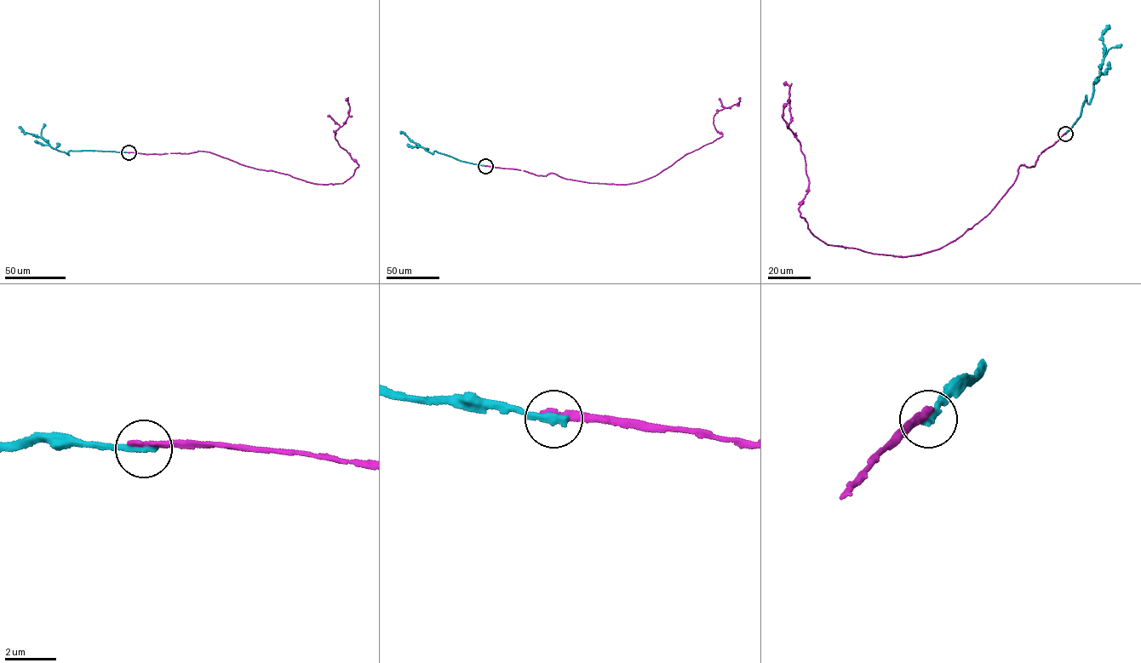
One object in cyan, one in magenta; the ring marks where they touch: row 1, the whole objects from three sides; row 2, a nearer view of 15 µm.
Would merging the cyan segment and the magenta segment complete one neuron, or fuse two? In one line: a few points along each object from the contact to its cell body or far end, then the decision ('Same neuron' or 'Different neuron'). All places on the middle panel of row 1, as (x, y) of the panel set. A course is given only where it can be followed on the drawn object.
Course of cyan: (485, 166), (461, 161), (434, 151), (432, 153), (410, 141), (404, 133), (400, 132). Course of magenta: (485, 166), (590, 183), (637, 182), (722, 136), (713, 116), (738, 105), (740, 97). Different neuron

